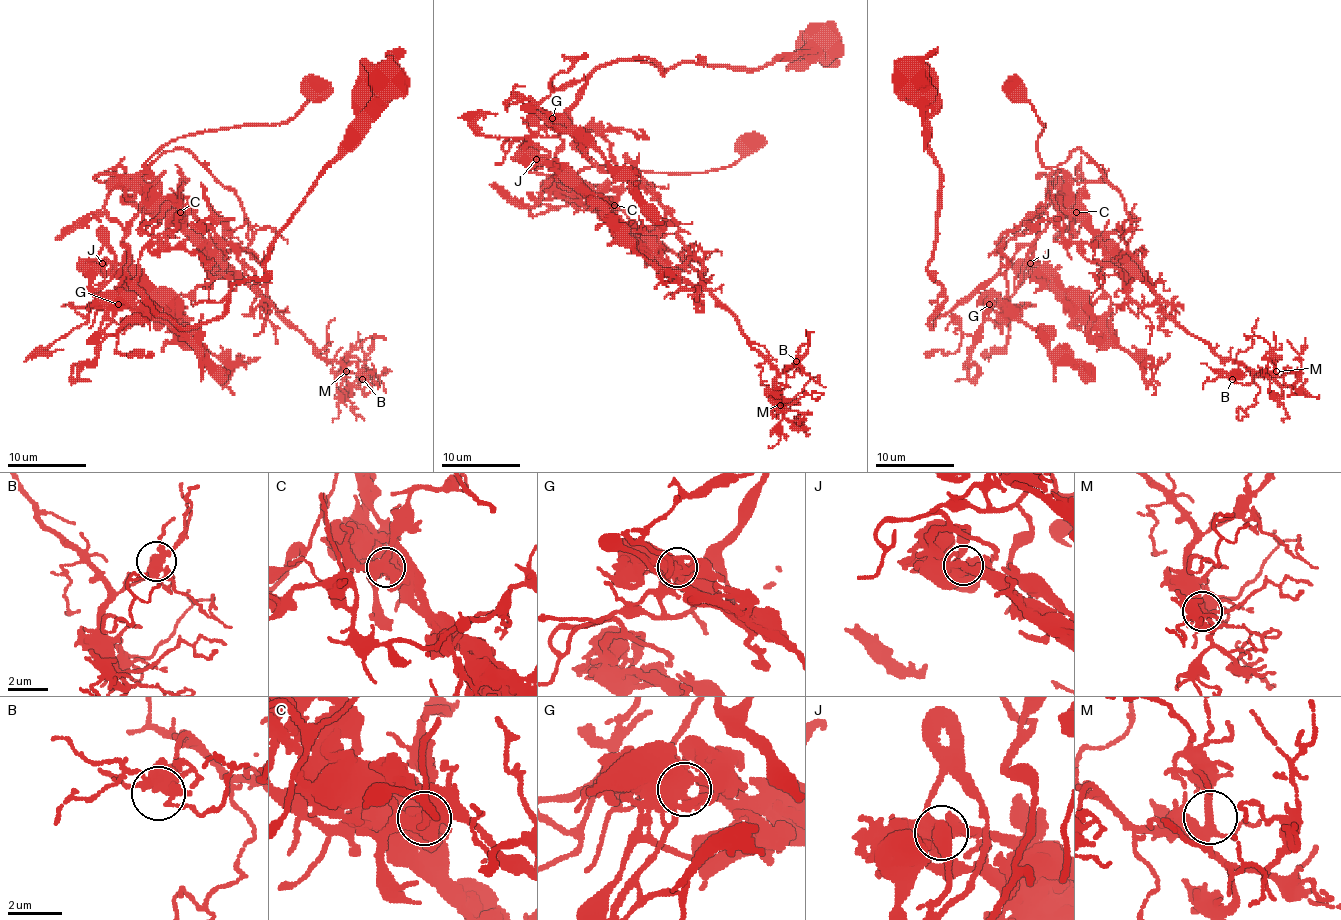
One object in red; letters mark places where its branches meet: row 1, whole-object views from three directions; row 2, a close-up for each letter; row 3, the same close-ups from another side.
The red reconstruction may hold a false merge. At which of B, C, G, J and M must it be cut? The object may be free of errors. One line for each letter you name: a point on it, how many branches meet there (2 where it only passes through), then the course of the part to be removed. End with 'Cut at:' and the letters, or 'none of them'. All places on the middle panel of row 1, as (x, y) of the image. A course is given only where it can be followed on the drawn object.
C: at (614, 205); 5 branches meet; foreign part runs (613, 204), (629, 188), (652, 192), (702, 263), (702, 285), (578, 175), (708, 173), (743, 155), (749, 137)
Cut at: C

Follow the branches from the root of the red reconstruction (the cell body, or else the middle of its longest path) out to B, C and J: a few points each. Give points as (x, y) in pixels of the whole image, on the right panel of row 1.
B: (912, 84), (939, 169), (932, 328), (1051, 200), (1240, 361), (1232, 379)
C: (912, 84), (939, 169), (928, 271), (945, 302), (932, 328), (1006, 271), (1034, 241), (1051, 200), (1075, 212)
J: (912, 84), (939, 169), (928, 271), (945, 302), (930, 326), (998, 275), (1008, 300), (1030, 263)

